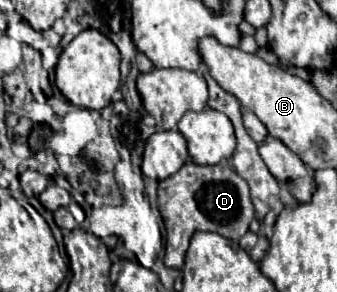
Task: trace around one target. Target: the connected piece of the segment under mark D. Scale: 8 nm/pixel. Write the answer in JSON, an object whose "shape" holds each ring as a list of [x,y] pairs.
{"shape":[[[193,162],[185,164],[177,174],[159,182],[159,212],[165,222],[167,244],[165,244],[165,266],[183,268],[185,252],[195,230],[217,232],[233,242],[249,230],[249,222],[255,218],[253,204],[249,202],[247,182],[229,166],[197,166]]]}

